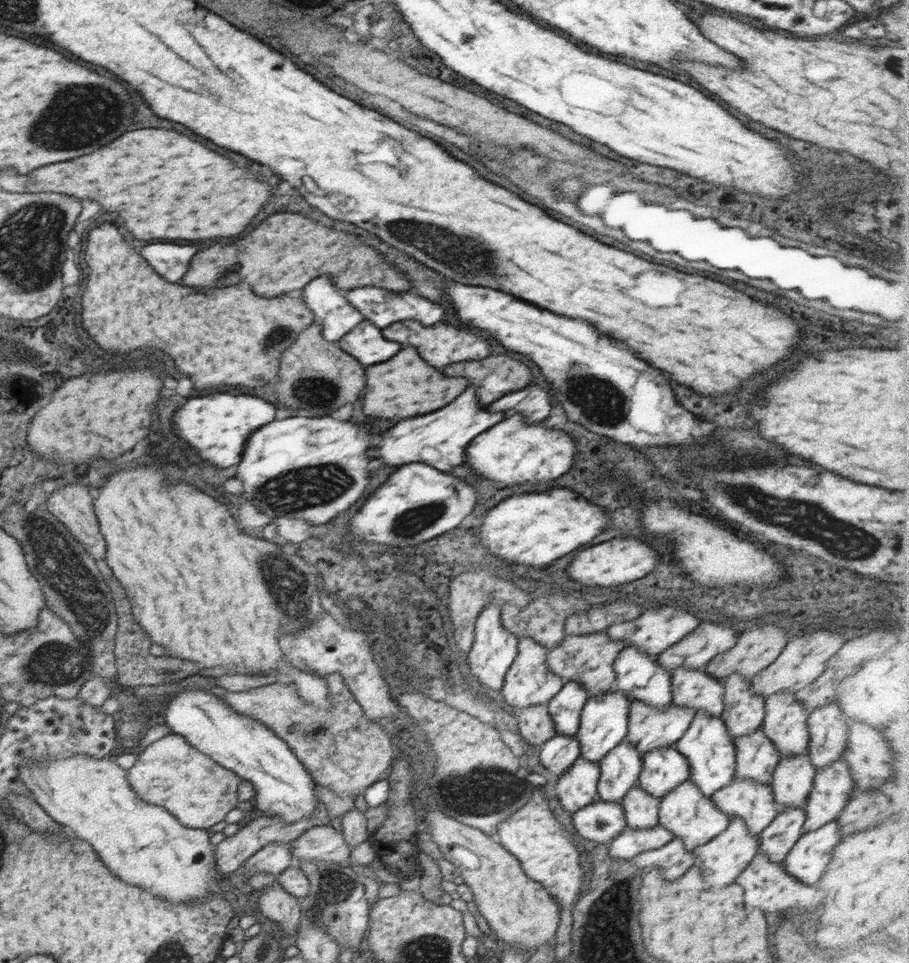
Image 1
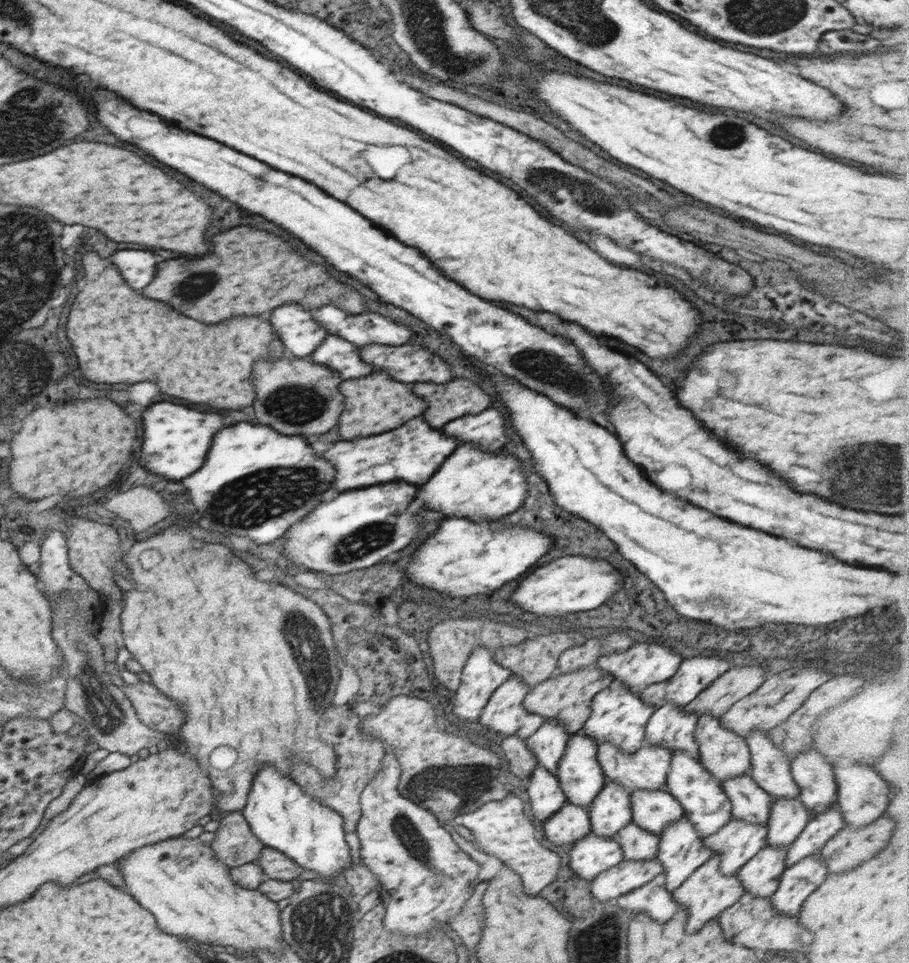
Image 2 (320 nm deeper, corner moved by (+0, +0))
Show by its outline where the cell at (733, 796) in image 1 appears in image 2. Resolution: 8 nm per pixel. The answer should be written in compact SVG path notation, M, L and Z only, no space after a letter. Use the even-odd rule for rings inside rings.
M731 817L730 822L723 826L718 832L707 836L703 839L703 844L708 848L712 848L713 854L720 855L720 866L722 874L737 875L740 868L748 862L753 856L758 854L767 846L767 825L766 824L752 824L745 820L738 820Z

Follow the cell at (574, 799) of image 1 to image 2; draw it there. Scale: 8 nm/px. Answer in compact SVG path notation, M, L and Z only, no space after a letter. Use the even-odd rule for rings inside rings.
M566 802L543 822L546 838L556 846L572 846L591 832L587 808Z

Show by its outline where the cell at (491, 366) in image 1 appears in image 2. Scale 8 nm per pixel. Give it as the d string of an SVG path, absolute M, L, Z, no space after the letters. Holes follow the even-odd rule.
M456 378L444 384L410 384L416 396L422 396L428 402L424 420L442 428L446 422L466 414L480 414L490 406L490 396L474 381Z

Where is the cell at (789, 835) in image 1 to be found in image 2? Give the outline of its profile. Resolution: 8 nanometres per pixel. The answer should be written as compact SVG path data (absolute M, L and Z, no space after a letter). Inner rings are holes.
M767 845L737 872L745 892L758 898L772 897L786 866L787 847Z

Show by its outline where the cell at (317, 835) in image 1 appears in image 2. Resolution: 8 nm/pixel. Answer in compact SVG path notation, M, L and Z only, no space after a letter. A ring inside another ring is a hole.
M264 847L259 854L258 867L262 869L265 880L274 879L290 882L304 871L302 867L288 859L283 852Z

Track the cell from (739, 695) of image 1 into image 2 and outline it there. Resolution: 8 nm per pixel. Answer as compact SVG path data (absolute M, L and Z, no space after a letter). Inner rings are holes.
M709 713L701 716L698 720L698 728L694 730L694 735L699 750L698 759L721 784L724 780L730 780L735 776L749 772L751 768L750 751L745 737L738 736L734 731L722 726L720 718L710 716Z

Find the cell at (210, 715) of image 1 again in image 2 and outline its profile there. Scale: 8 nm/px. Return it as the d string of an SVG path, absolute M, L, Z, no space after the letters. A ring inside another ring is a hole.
M262 768L253 778L246 806L241 813L250 825L254 836L265 847L283 852L303 870L316 872L318 880L327 881L351 868L350 847L344 839L343 816L335 809L315 800L292 777L280 774L276 768Z

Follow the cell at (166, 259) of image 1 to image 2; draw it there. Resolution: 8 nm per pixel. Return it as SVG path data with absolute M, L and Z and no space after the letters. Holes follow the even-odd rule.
M118 250L112 256L112 264L116 264L126 284L138 290L150 284L150 280L154 278L154 268L158 264L158 258L152 252L144 250Z

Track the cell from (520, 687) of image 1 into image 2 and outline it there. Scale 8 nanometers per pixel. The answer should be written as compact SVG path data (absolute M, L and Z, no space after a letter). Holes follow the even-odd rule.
M512 674L488 699L479 716L480 724L498 733L498 736L518 735L526 740L547 720L525 709L524 700L529 690L530 686L524 680Z

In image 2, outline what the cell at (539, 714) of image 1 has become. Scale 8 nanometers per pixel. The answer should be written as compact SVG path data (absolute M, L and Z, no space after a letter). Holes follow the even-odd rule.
M518 735L506 737L501 743L504 758L508 761L510 772L519 779L530 777L532 771L537 767L537 760L526 748L525 740Z

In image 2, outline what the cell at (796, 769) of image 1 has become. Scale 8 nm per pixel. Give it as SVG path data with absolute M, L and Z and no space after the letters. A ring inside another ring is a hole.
M797 798L774 800L767 822L767 845L788 847L810 820L802 801Z

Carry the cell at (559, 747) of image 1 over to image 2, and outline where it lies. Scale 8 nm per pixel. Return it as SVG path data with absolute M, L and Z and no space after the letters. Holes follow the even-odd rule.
M537 766L529 777L528 798L530 812L540 822L548 820L567 802L560 788L557 776L550 774L543 766Z

